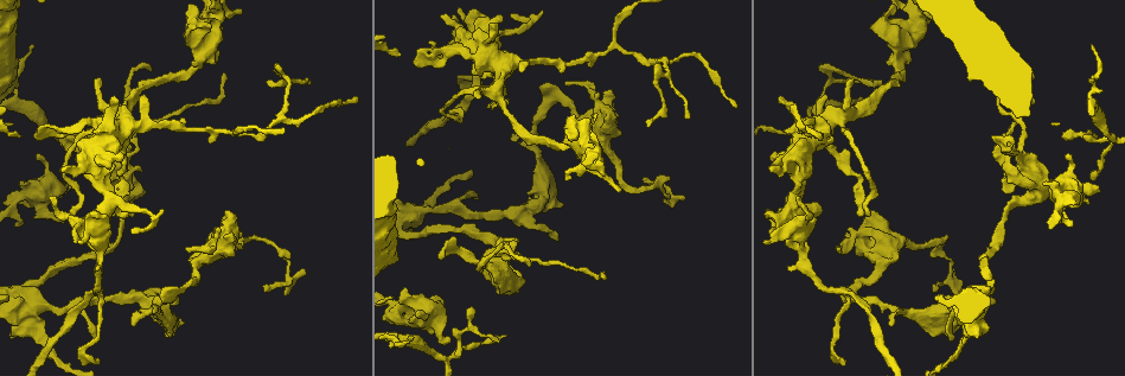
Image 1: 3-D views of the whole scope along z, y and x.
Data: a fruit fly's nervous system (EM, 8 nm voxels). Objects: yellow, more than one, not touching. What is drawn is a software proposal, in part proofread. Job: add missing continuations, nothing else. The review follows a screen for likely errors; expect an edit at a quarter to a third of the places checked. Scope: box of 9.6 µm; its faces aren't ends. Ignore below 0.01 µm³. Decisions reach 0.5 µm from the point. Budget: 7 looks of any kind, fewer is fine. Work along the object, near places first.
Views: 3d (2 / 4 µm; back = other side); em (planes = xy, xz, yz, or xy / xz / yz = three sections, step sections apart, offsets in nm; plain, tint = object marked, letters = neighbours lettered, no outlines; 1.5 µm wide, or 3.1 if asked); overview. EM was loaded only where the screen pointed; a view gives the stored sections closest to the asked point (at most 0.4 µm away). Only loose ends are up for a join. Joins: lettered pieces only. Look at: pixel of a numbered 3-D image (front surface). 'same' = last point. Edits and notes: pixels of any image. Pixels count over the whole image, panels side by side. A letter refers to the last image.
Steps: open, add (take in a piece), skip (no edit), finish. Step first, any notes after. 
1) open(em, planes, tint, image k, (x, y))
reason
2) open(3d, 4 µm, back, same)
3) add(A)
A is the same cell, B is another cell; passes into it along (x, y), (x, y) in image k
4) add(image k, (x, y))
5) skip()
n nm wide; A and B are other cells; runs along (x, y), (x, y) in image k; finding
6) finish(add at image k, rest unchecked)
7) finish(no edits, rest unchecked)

open(3d, 2 µm, image 1, (1095, 185))
branch stops here

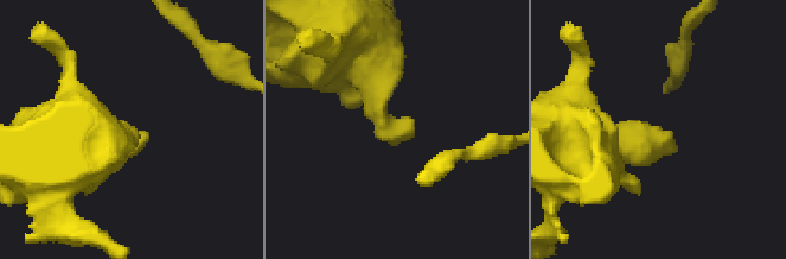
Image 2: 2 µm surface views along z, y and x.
open(em, xz, step 4, tint, image 2, (665, 133))

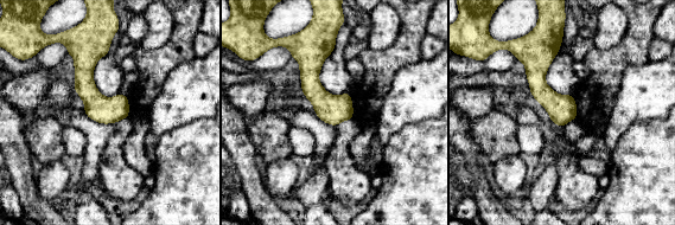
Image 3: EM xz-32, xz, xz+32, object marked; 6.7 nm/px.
open(em, planes, letters, same)

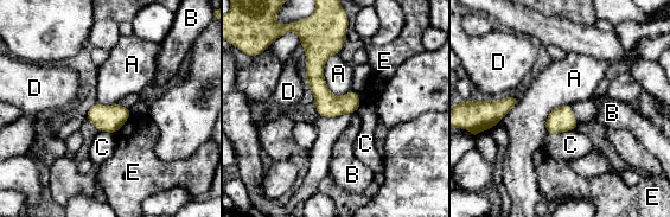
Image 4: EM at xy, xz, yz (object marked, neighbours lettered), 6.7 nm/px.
skip()
A, B, C, D and E are other cells; runs along (330, 37), (317, 53), (325, 114) in image 4; no lettered piece goes on from it

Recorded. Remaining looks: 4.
open(em, planes, letters, image 1, (606, 275))
long arm stops here

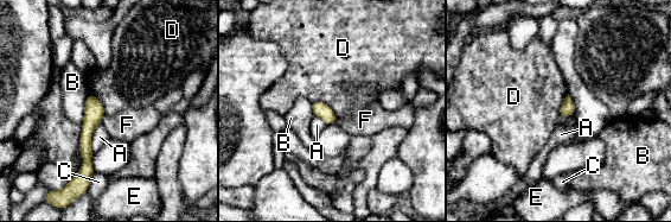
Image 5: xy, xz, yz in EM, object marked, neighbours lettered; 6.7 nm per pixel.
skip()
A touches over 220 nm; A, B, C, D, E and F are other cells; no lettered piece goes on from it

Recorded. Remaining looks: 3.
open(3d, 2 µm, image 1, (567, 81))
an open end

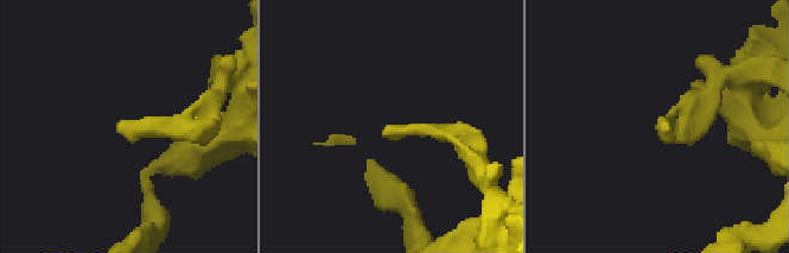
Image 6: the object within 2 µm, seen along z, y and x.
open(em, planes, plain, image 6, (118, 129))
shape alone is not enough

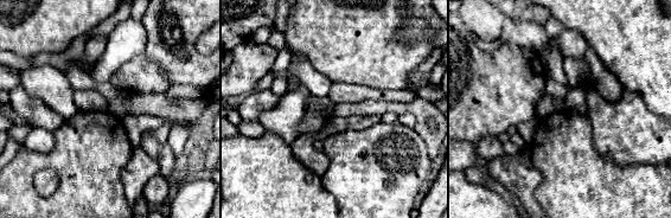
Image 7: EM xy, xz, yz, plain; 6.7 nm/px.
open(em, planes, letters, same)
see the neighbours

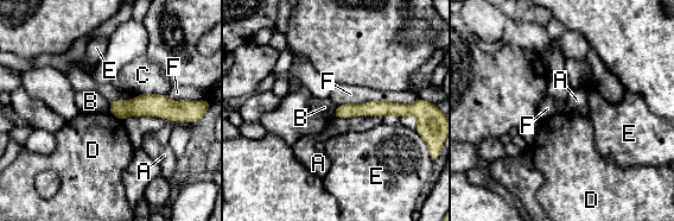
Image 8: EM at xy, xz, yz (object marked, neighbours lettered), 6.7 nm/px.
skip()
A, B, C, D, E and F are other cells; border along (337, 106), (332, 115) in image 8; no lettered piece goes on from it

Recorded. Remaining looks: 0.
finish(no edits, rest unchecked)

